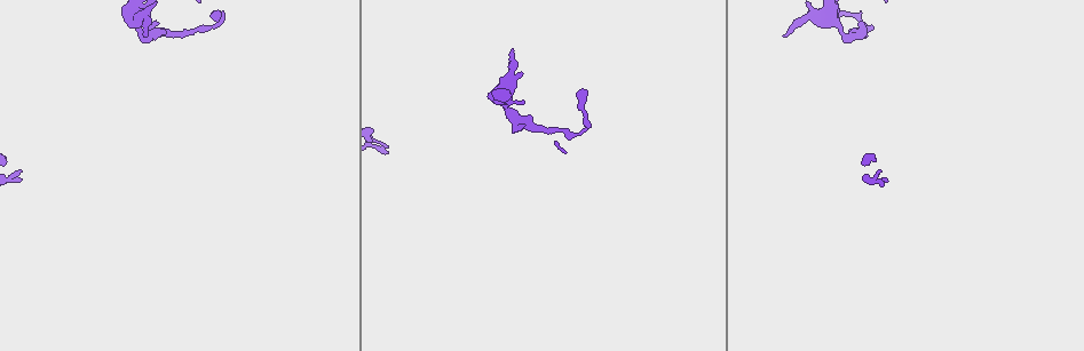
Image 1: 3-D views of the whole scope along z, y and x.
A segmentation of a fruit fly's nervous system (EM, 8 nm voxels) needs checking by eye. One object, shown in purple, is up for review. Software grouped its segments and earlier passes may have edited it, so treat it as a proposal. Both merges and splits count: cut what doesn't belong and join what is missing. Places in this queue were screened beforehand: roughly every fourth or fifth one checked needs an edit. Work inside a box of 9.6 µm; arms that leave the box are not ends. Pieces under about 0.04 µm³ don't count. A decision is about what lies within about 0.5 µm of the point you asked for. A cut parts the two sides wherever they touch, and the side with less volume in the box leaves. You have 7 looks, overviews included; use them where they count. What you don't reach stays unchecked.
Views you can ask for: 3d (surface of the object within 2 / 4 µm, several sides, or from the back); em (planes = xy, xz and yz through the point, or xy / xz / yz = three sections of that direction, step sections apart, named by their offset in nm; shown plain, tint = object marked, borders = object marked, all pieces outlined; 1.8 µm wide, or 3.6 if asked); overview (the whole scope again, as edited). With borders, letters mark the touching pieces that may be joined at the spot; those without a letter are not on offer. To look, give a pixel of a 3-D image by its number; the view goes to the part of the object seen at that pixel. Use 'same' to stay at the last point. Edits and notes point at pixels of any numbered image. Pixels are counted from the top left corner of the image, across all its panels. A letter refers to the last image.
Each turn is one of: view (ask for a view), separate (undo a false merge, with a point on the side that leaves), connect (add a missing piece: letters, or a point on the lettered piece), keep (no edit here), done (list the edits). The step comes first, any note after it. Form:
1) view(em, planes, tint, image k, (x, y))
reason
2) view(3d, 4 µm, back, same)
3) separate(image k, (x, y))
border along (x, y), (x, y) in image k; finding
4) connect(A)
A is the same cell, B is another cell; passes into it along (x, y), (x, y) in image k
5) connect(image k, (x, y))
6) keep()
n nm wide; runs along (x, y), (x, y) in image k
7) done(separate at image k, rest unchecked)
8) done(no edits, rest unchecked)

view(3d, 2 µm, image 1, (166, 36))
calibre changes

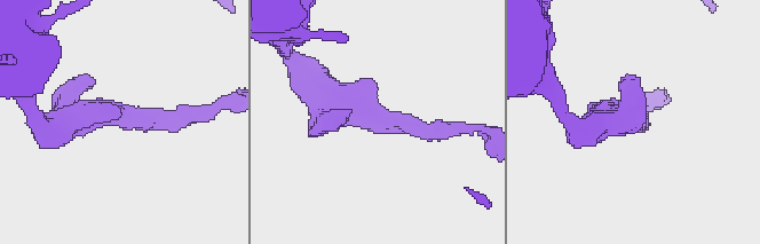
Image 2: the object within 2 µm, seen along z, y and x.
view(em, planes, plain, image 2, (629, 116))
need the tissue

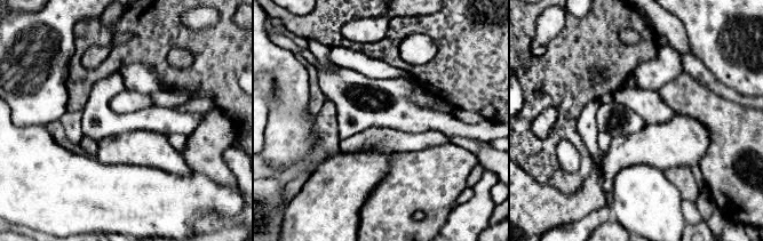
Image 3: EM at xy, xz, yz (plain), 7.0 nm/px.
view(em, planes, borders, same)

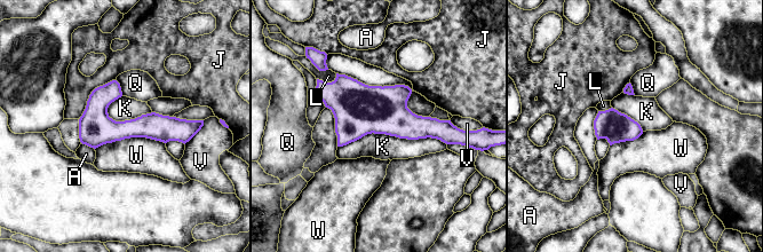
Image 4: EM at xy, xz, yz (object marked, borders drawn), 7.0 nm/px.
keep()
220 nm wide; A, J, K, L, Q, V and W are other cells; runs along (320, 92), (447, 133) in image 4; one cell here

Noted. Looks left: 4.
view(em, 3.6 µm, xy, step 16, plain, image 1, (513, 48))
an open end

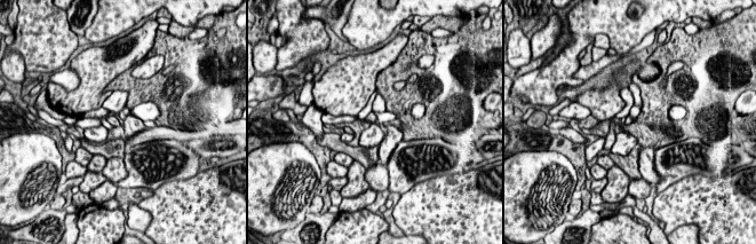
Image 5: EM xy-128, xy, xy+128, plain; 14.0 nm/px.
view(em, 3.6 µm, xy, step 16, tint, same)

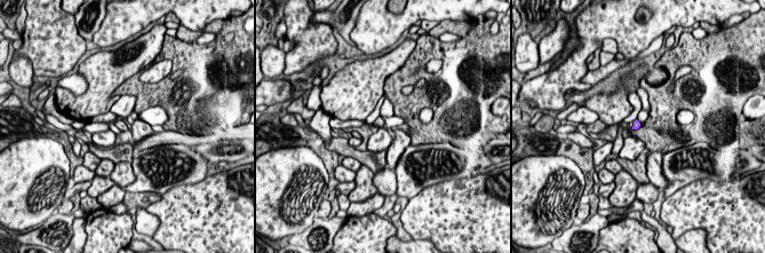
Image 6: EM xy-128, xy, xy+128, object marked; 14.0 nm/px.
view(em, 3.6 µm, xy, step 16, borders, same)
what lies round it

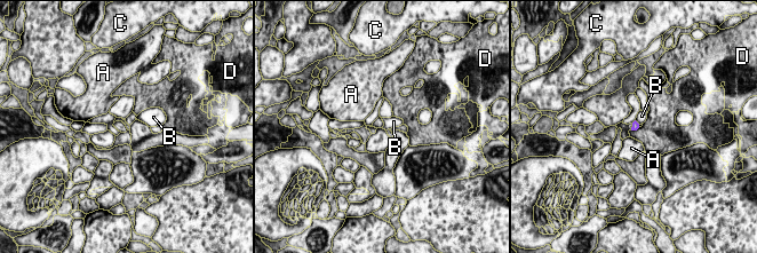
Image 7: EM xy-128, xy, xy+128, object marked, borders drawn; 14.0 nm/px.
connect(B)
D touches over 140 nm; B is the same cell, A, C and D are other cells; passes into it along (635, 125), (636, 121), (642, 116) in image 7; the cell continues

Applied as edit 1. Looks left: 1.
done(connect at image 7, rest unchecked)

